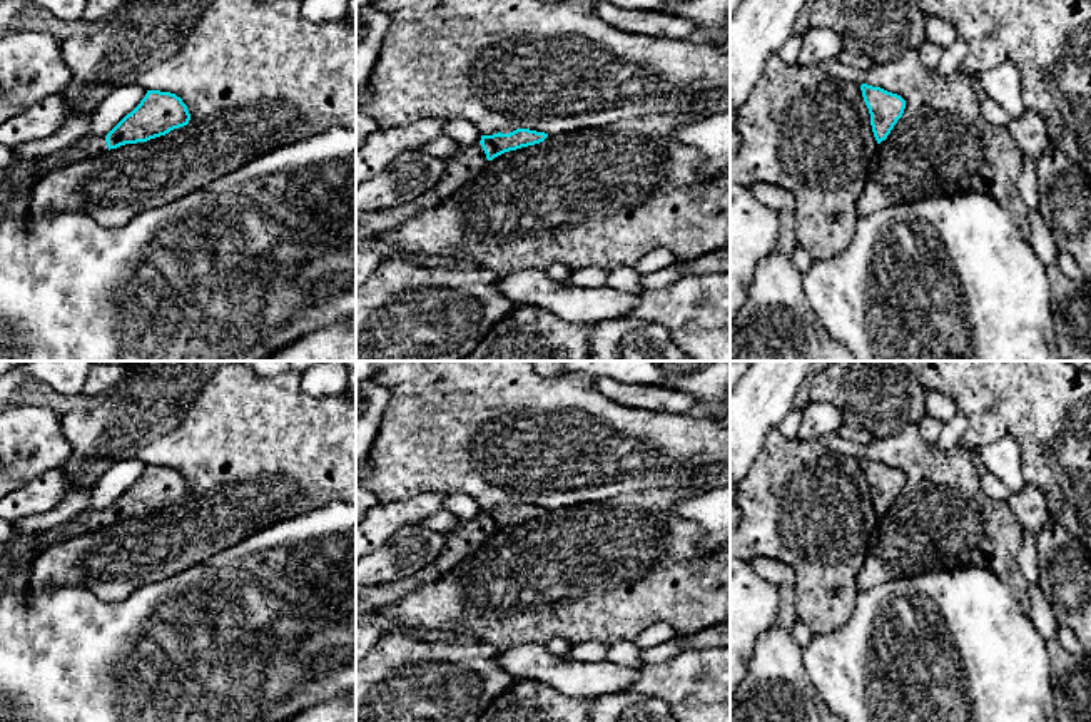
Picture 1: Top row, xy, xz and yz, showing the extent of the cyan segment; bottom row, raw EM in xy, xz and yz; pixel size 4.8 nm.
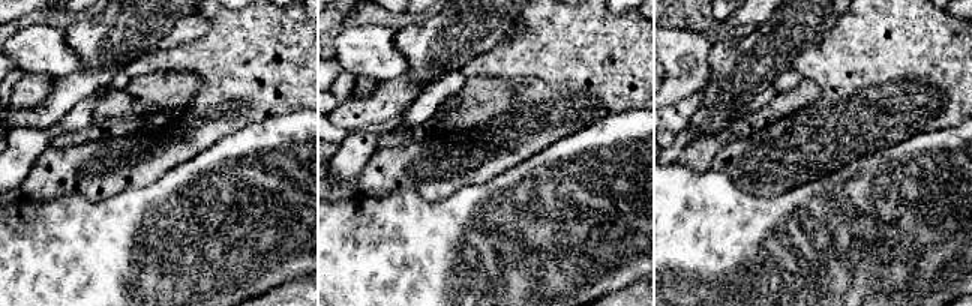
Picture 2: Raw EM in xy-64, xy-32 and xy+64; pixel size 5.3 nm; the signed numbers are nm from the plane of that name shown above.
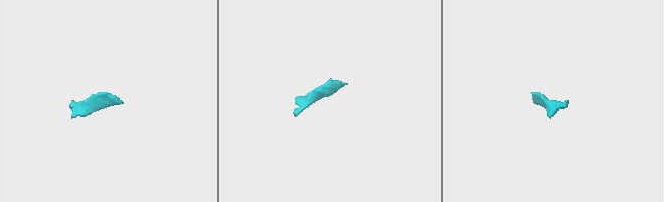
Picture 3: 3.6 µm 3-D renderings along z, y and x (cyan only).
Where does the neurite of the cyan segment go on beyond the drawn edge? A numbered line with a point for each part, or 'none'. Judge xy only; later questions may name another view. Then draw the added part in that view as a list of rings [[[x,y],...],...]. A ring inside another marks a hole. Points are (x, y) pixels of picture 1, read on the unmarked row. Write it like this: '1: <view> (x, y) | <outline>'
1: xy (12, 575) | [[[97,510],[97,511],[82,511],[77,515],[72,521],[65,523],[57,533],[53,531],[42,531],[38,535],[38,547],[32,558],[27,562],[15,563],[8,557],[0,558],[0,590],[2,588],[23,588],[30,582],[30,572],[32,563],[40,555],[40,552],[52,543],[62,540],[62,538],[72,538],[77,535],[82,535],[85,531],[95,530],[99,526],[107,526],[107,510]]]

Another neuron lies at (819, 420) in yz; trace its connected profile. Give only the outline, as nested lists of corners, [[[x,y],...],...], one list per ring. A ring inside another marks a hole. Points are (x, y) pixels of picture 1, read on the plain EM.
[[[809,403],[802,409],[797,440],[824,440],[827,435],[839,435],[844,423],[844,416],[834,404]]]

